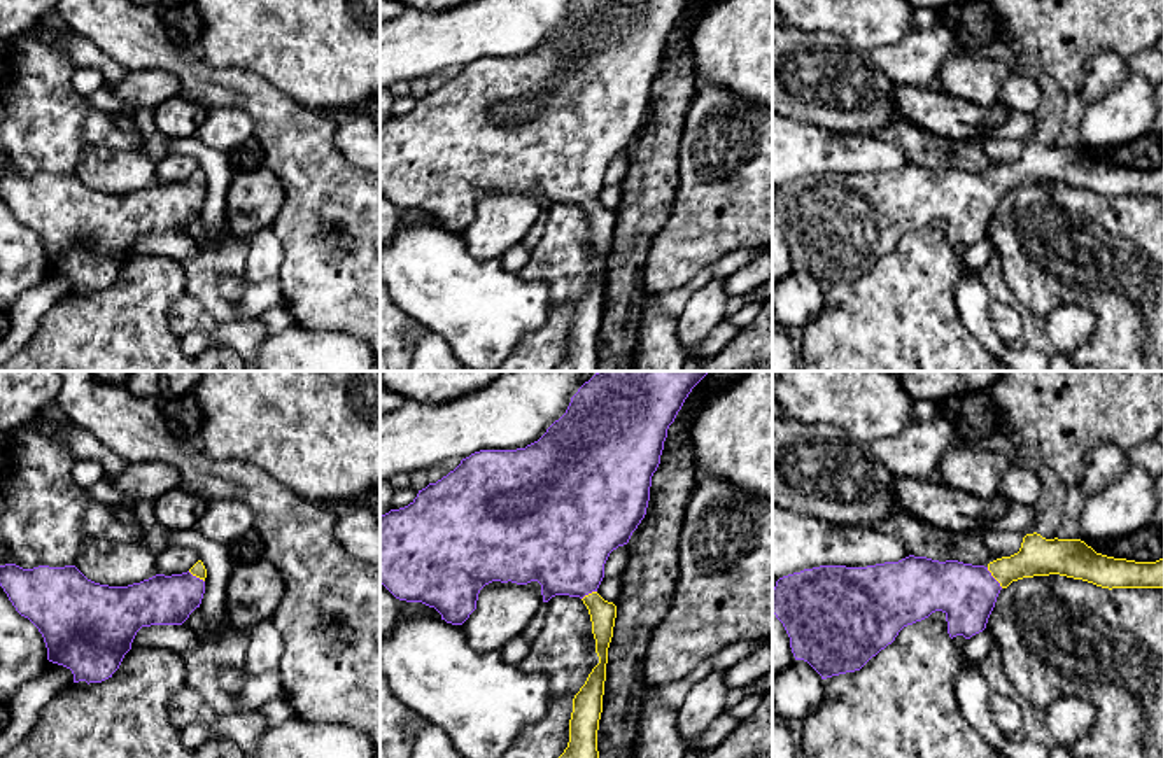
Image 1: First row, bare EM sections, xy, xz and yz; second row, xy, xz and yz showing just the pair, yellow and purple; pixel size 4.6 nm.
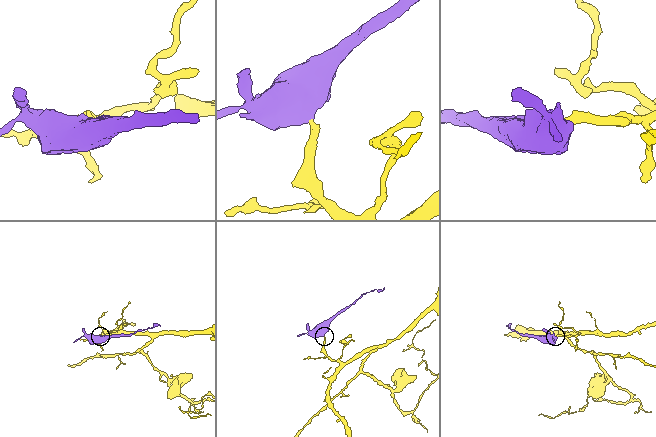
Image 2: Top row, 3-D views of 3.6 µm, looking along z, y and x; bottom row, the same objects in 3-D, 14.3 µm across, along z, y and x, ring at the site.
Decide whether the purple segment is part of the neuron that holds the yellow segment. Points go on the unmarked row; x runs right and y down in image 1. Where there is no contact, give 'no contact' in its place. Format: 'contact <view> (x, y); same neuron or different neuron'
contact yz (993, 184); same neuron

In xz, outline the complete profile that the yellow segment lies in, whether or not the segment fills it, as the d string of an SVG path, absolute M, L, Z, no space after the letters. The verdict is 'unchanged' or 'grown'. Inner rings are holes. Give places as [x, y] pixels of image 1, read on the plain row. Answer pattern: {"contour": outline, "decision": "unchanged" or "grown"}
{"contour": "M576 0L566 21L555 28L546 40L525 56L517 58L480 58L462 67L461 72L450 79L447 84L436 91L429 91L426 96L419 98L417 105L405 116L391 117L380 124L380 191L399 208L422 210L434 215L441 228L452 233L462 233L469 222L476 217L476 208L480 198L492 191L517 191L527 193L538 189L541 193L543 210L548 210L555 203L580 205L589 217L592 229L592 242L596 247L596 261L599 271L589 282L585 292L573 306L573 320L569 327L569 350L564 361L553 371L597 371L597 338L603 320L603 303L606 289L606 271L608 256L613 245L613 235L617 226L617 214L604 208L597 196L604 186L604 172L613 158L629 151L632 140L638 137L646 123L650 109L652 84L660 72L660 63L664 58L664 49L667 46L667 37L674 30L678 19L681 18L685 7L690 0Z", "decision": "grown"}

